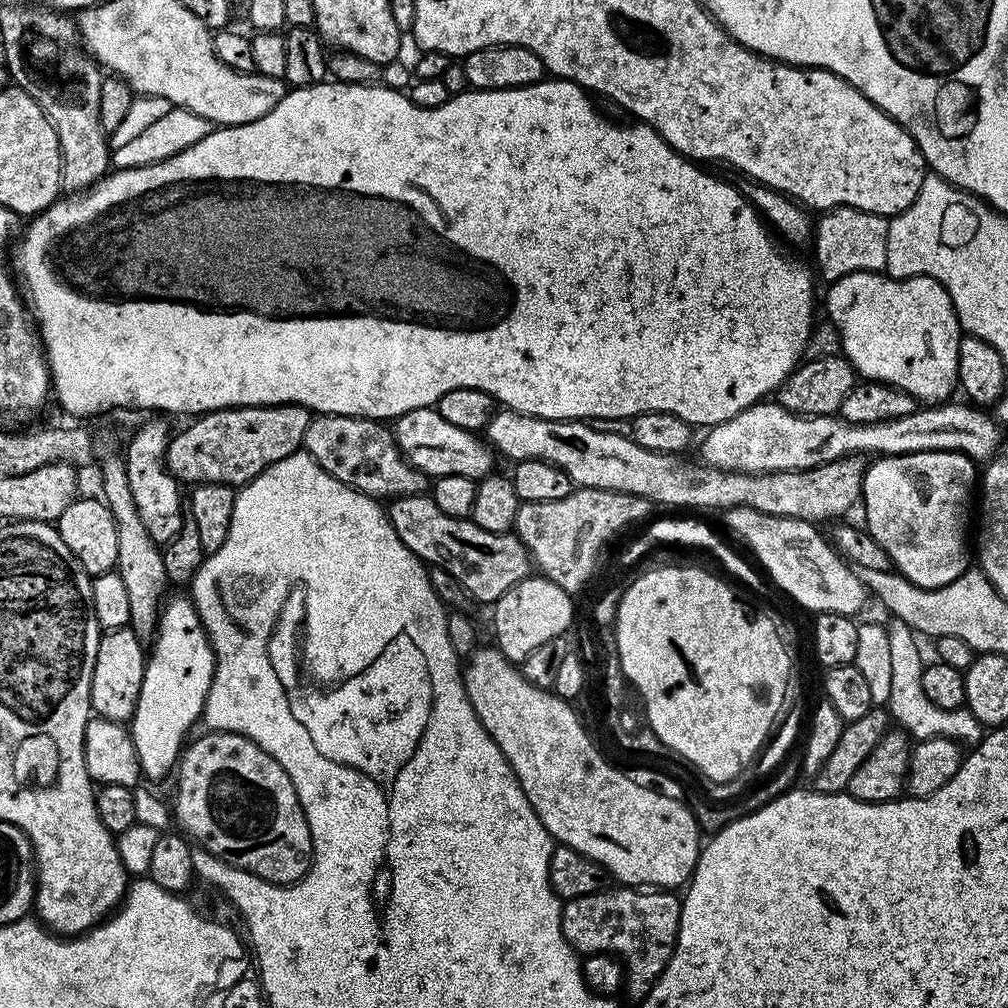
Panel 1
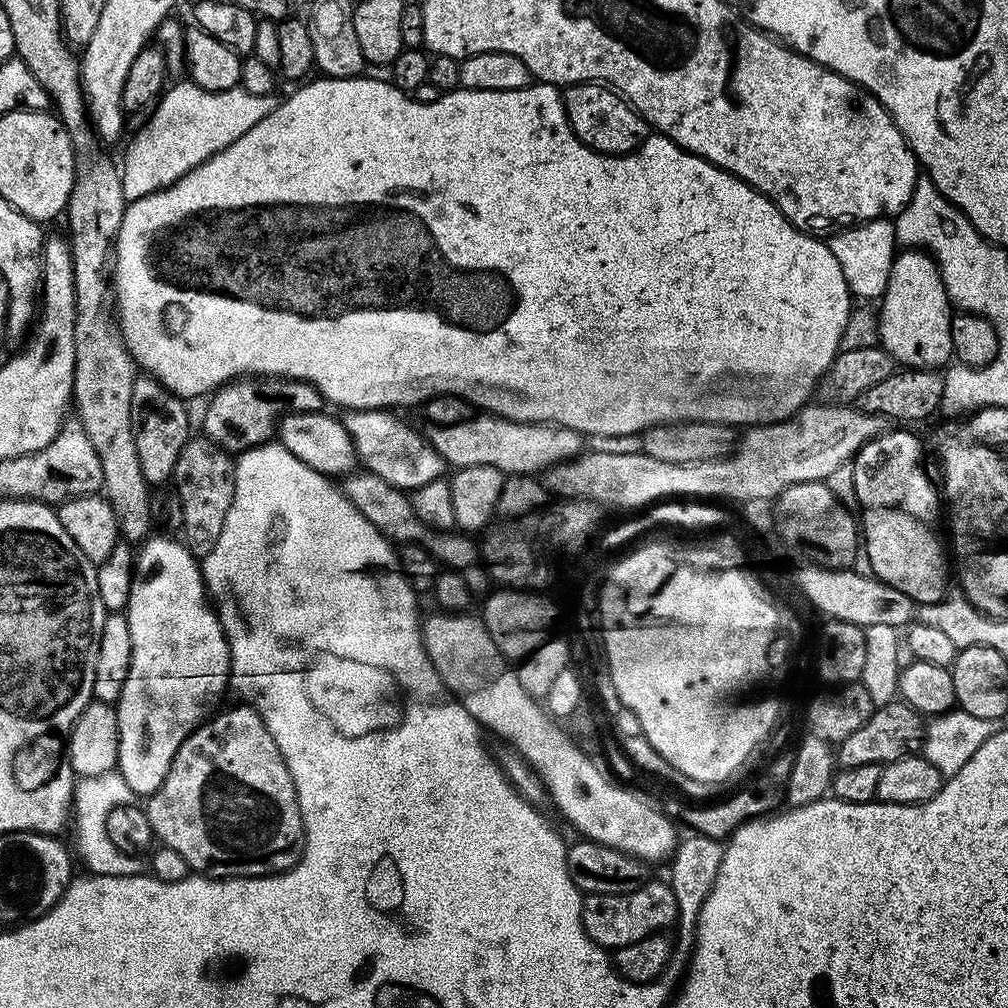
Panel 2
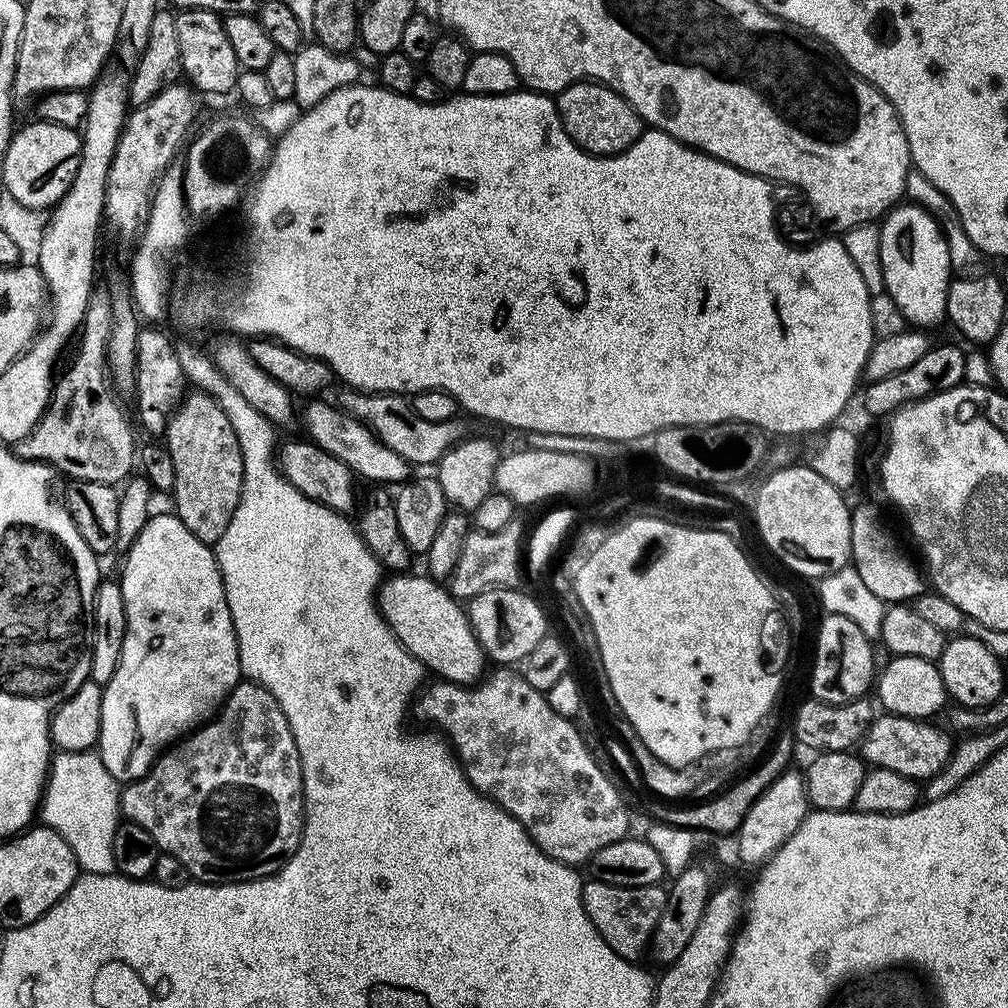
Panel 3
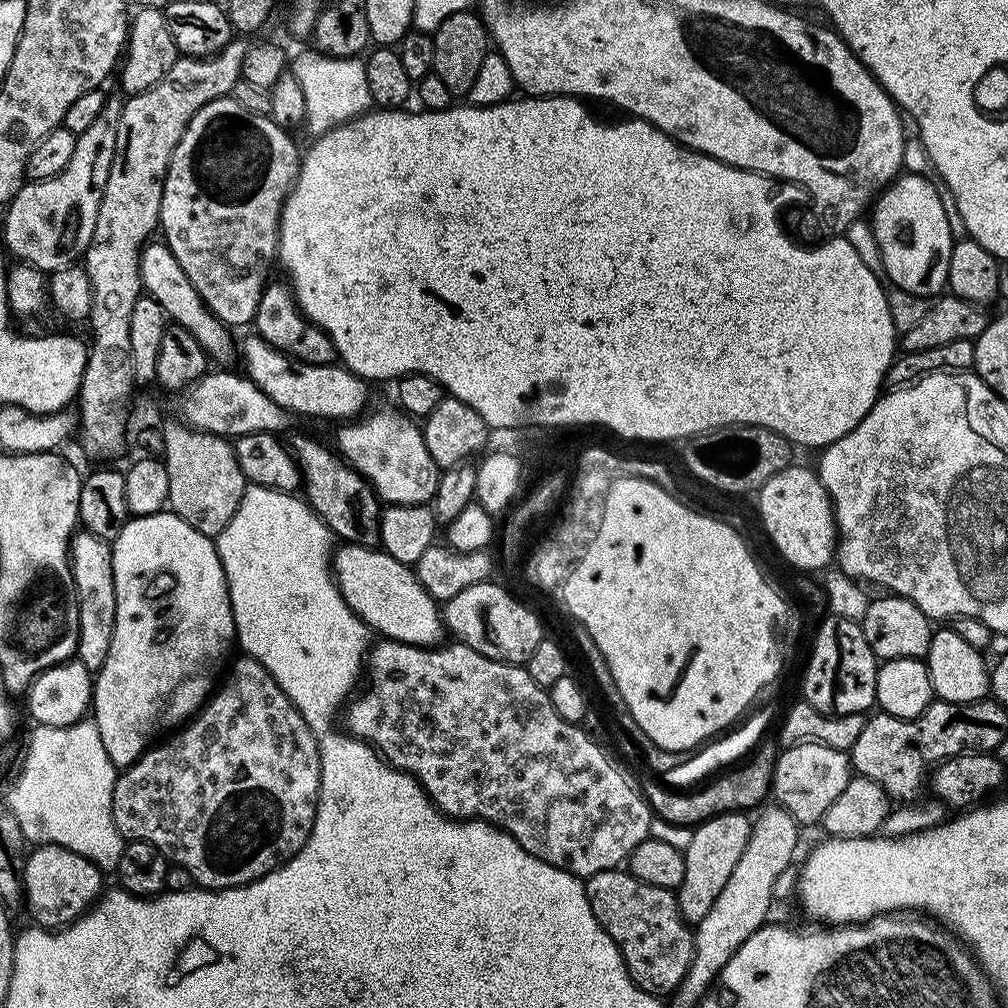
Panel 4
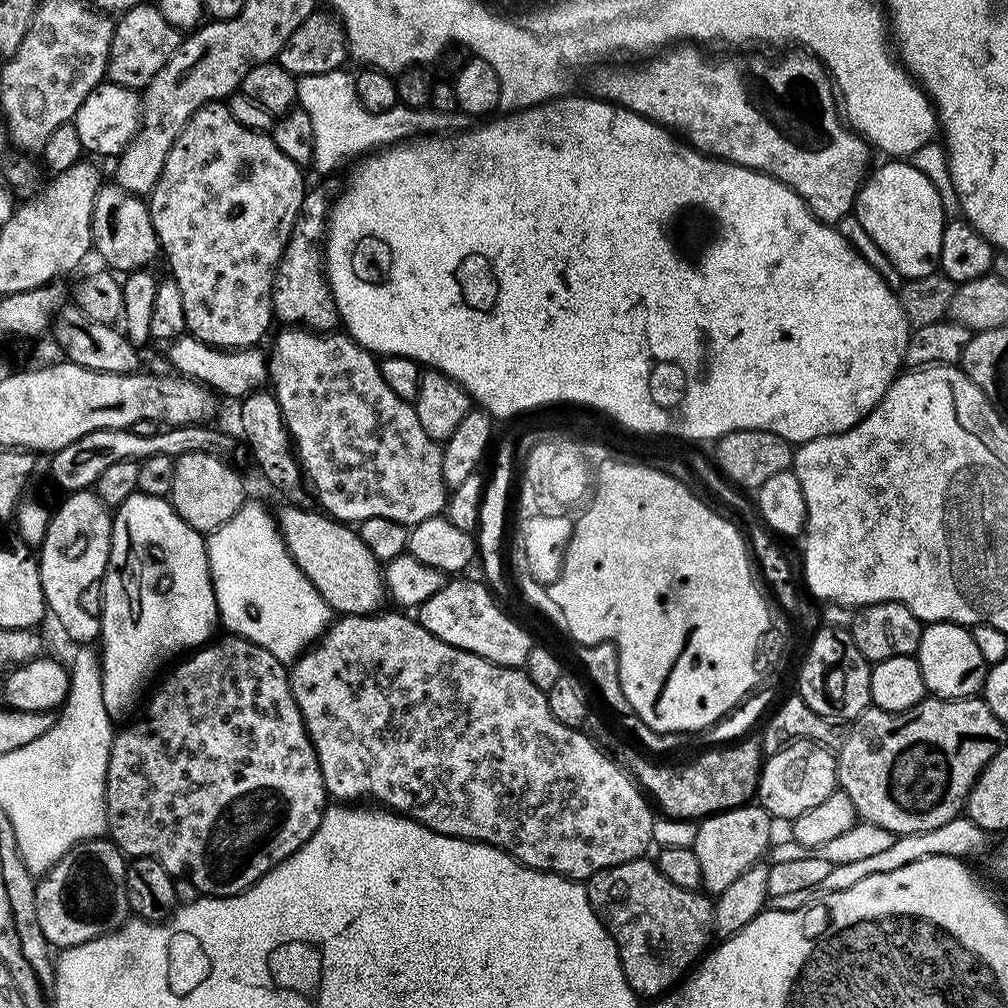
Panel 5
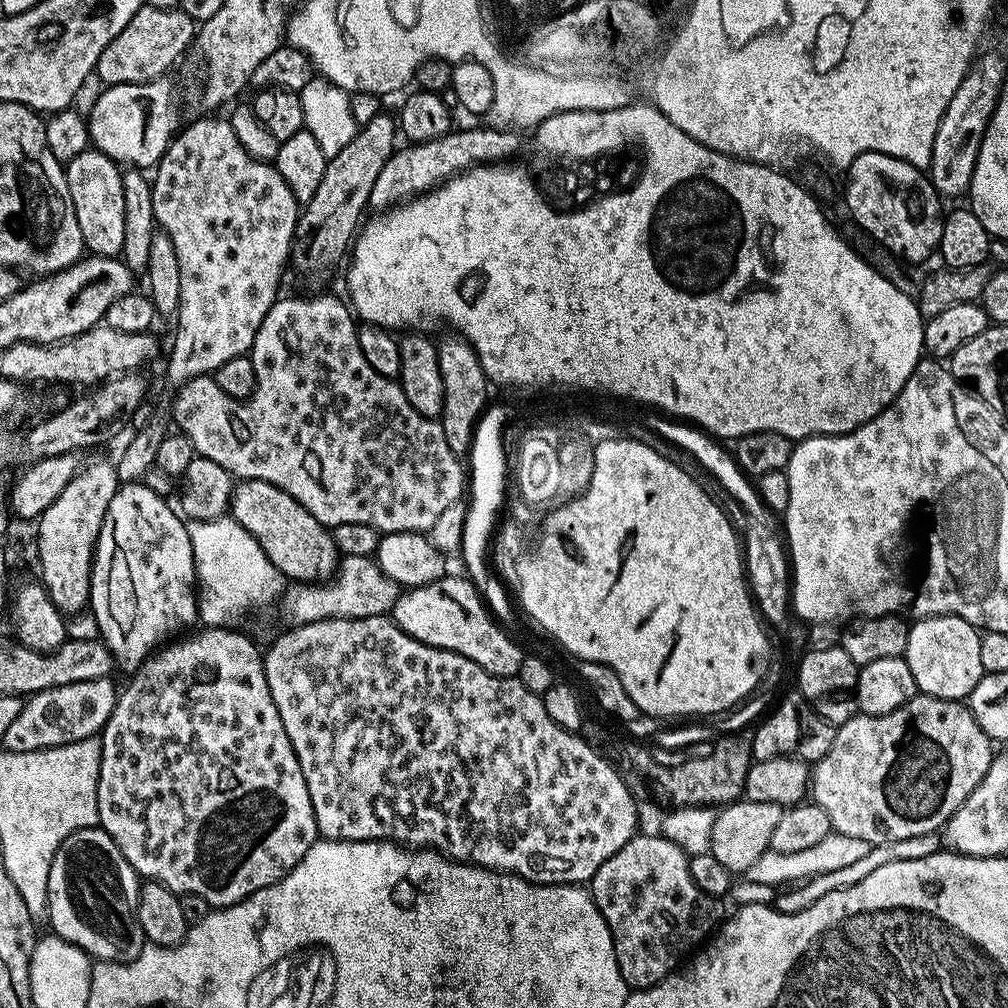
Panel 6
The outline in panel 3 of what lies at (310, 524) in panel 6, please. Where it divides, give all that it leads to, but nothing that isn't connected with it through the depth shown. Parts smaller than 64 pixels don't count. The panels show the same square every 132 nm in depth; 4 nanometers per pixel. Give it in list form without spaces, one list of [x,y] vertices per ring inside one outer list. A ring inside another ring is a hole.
[[[392,574],[378,589],[378,603],[384,621],[405,650],[424,665],[433,677],[452,684],[474,684],[485,675],[486,657],[474,634],[465,605],[439,580],[427,574]]]

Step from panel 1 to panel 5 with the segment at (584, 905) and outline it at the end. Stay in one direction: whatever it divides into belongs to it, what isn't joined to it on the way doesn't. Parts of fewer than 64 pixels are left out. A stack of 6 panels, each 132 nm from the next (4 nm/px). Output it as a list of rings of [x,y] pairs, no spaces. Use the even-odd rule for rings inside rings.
[[[641,858],[639,860],[631,860],[630,862],[622,862],[618,866],[610,866],[606,870],[598,870],[594,875],[588,877],[586,887],[588,897],[590,898],[590,906],[594,910],[594,914],[598,914],[598,918],[604,923],[604,928],[610,934],[610,938],[614,938],[614,942],[618,946],[622,970],[626,974],[626,982],[632,987],[632,991],[636,993],[637,997],[644,998],[644,996],[648,996],[647,998],[659,998],[671,992],[673,988],[677,987],[689,975],[690,969],[705,955],[706,949],[713,943],[713,901],[703,891],[697,890],[691,892],[690,890],[682,890],[682,886],[674,886],[674,882],[670,882],[670,878],[666,878],[662,874],[660,867],[651,859]]]

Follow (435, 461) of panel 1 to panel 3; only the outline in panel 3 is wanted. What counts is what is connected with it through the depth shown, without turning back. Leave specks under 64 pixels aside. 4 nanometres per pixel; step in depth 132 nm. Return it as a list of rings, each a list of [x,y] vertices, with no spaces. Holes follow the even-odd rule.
[[[312,398],[305,403],[308,404],[304,408],[307,439],[326,450],[326,454],[338,458],[338,462],[346,462],[348,469],[361,481],[373,480],[372,484],[376,486],[399,486],[409,479],[410,465],[406,458],[402,458],[402,454],[394,454],[394,450],[383,444],[361,420],[355,420],[335,403],[327,404],[320,399],[324,398]]]

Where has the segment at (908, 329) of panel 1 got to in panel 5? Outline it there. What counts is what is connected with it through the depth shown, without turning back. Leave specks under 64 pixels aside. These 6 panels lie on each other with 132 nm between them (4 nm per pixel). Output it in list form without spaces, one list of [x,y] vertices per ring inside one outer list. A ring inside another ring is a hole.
[[[896,158],[884,163],[888,164],[882,165],[877,172],[875,169],[860,185],[854,215],[858,222],[862,222],[866,234],[878,242],[878,250],[894,262],[898,274],[902,274],[905,280],[926,278],[937,271],[942,254],[946,217],[940,195],[930,178],[910,162]]]

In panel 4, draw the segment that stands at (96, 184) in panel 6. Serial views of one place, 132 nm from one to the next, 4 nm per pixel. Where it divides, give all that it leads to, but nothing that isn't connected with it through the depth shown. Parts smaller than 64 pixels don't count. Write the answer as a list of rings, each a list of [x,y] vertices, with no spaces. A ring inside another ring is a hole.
[[[149,242],[140,252],[140,283],[143,291],[164,307],[164,313],[169,321],[190,330],[194,338],[198,338],[198,346],[208,356],[209,361],[216,366],[232,366],[238,360],[238,340],[232,337],[233,329],[218,319],[208,309],[206,302],[194,290],[194,282],[186,278],[182,266],[178,266],[178,258],[175,251],[163,242]]]

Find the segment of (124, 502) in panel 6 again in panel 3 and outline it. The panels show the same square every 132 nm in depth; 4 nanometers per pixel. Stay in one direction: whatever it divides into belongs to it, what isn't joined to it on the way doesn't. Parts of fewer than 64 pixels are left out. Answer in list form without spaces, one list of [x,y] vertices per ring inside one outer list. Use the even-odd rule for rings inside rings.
[[[168,514],[168,516],[153,515],[148,525],[142,530],[142,534],[138,534],[131,548],[127,549],[125,556],[128,557],[124,560],[124,573],[118,576],[118,583],[122,590],[122,598],[126,602],[126,618],[128,619],[126,638],[122,642],[122,658],[118,662],[118,670],[114,670],[114,678],[110,678],[110,682],[103,685],[102,726],[98,745],[98,751],[106,770],[110,770],[110,774],[117,782],[131,782],[142,778],[151,770],[165,749],[189,735],[193,730],[207,724],[220,711],[224,701],[228,699],[229,694],[242,679],[234,622],[230,614],[230,606],[226,602],[226,590],[215,551],[198,538],[194,538],[194,534],[190,534],[190,530],[182,526],[182,522],[175,514]]]

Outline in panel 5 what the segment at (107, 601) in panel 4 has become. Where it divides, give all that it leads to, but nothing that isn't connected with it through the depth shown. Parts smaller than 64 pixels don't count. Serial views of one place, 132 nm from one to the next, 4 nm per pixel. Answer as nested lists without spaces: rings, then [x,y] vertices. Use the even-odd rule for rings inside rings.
[[[95,491],[70,492],[64,501],[51,509],[44,541],[38,546],[38,563],[42,594],[49,613],[56,615],[60,628],[73,640],[73,645],[88,646],[100,639],[101,584],[110,558],[113,513],[98,499]]]

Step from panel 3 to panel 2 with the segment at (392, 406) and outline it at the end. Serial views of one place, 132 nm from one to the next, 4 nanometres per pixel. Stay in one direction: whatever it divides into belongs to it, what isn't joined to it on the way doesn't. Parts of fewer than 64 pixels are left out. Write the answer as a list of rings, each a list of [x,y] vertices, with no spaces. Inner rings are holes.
[[[474,414],[466,422],[458,422],[458,426],[432,426],[426,435],[445,465],[453,469],[481,464],[510,476],[543,473],[556,464],[575,460],[586,448],[581,433],[561,424],[532,424],[529,420],[507,420],[491,414]]]

